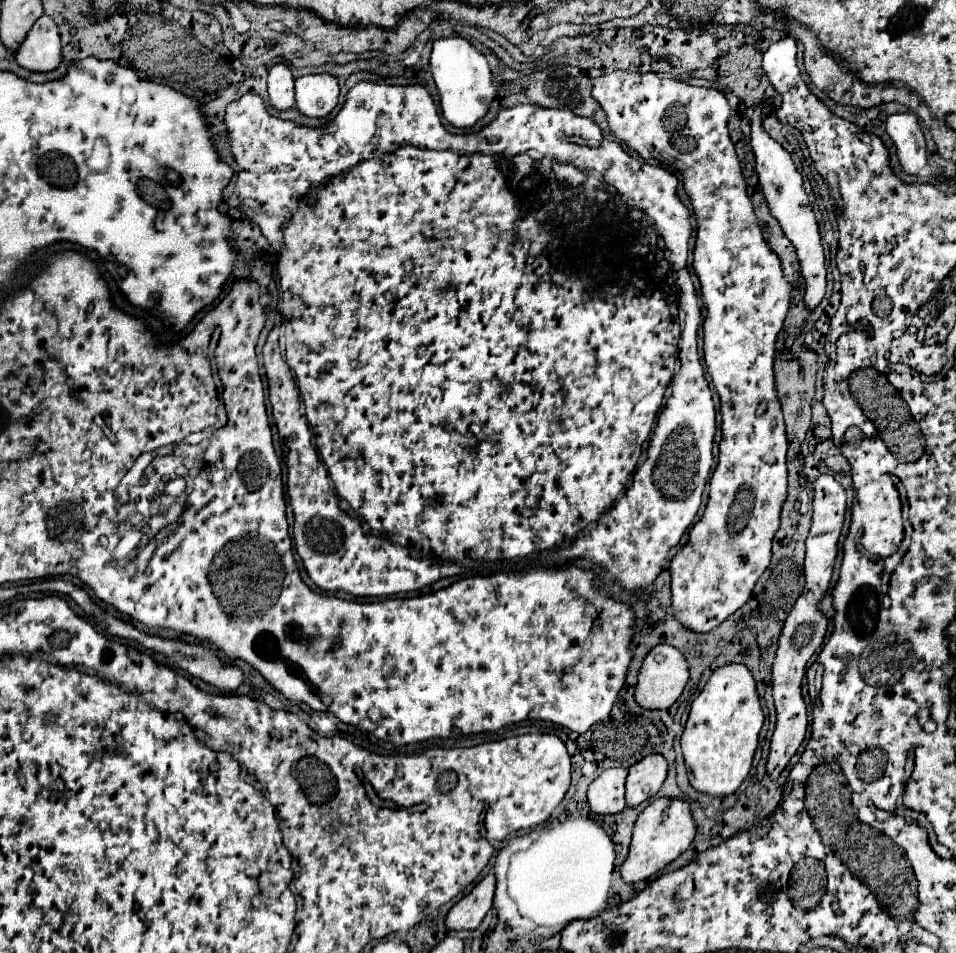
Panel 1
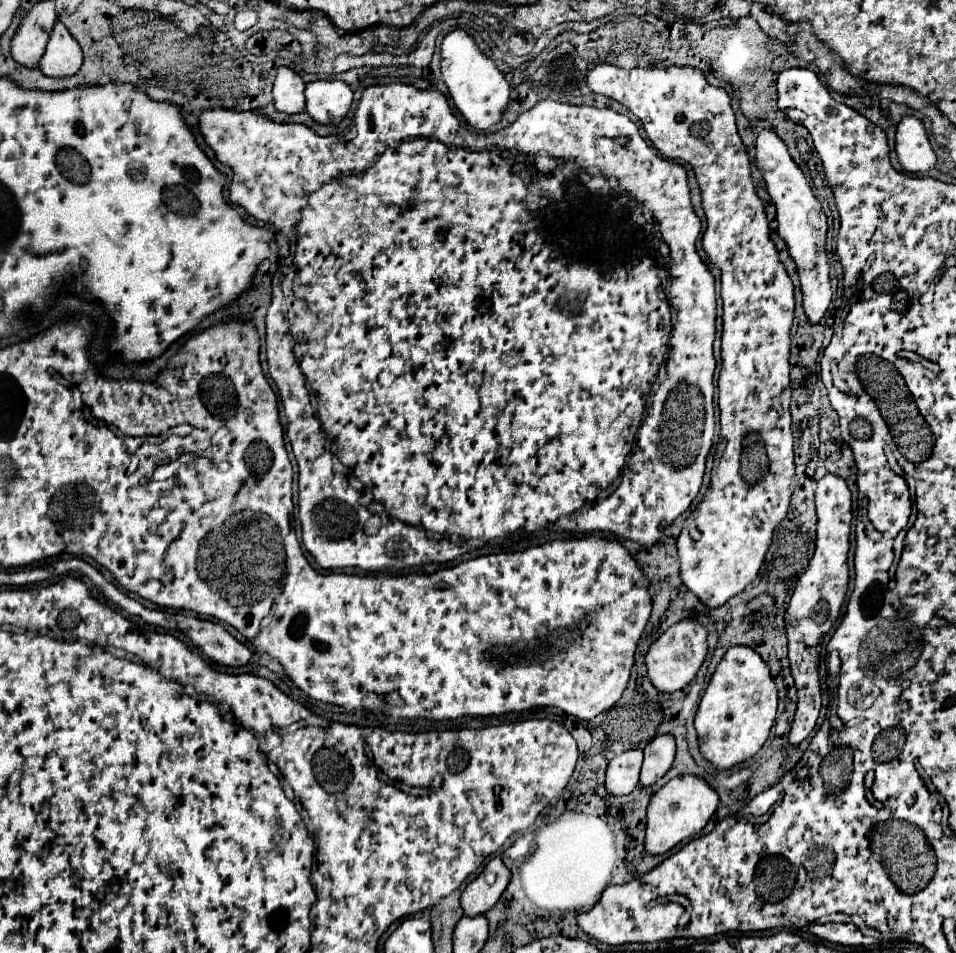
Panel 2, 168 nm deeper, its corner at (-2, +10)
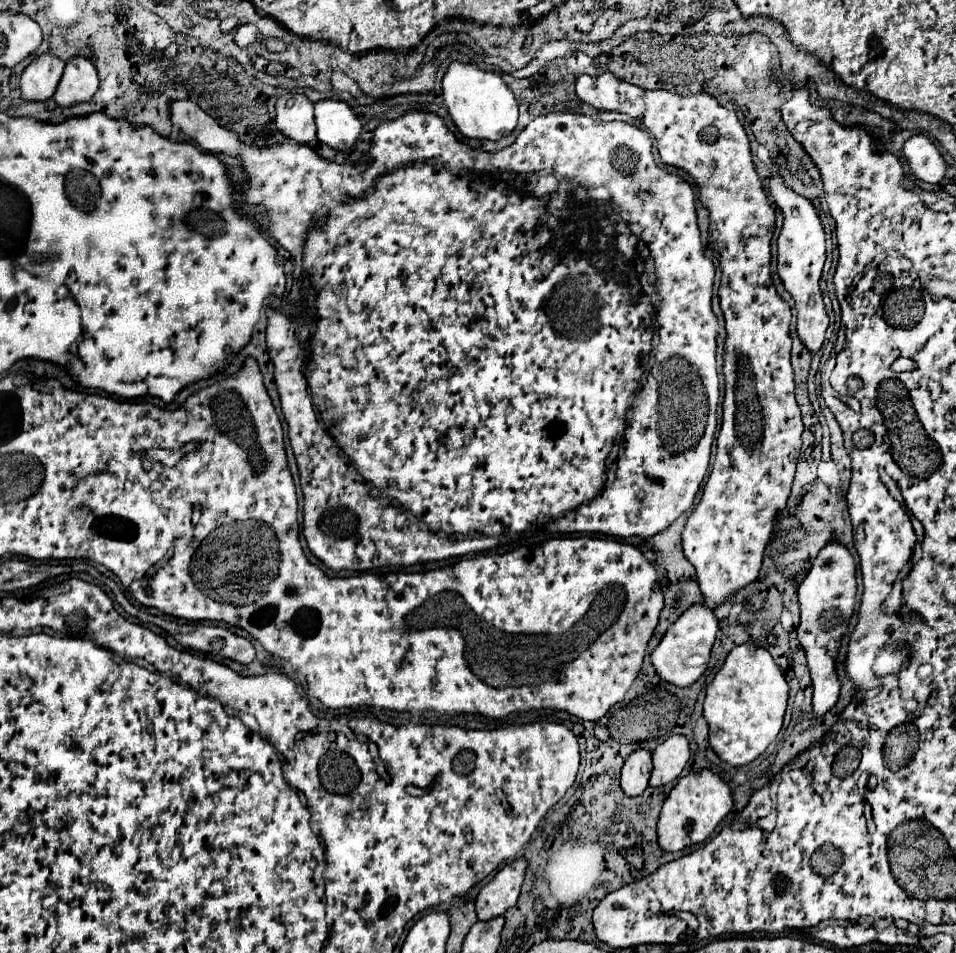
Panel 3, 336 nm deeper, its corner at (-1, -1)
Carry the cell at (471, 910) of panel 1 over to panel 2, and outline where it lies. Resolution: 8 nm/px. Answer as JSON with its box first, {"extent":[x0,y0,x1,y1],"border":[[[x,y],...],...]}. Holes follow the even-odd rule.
{"extent":[462,857,512,917],"border":[[[494,857],[488,861],[488,865],[484,867],[484,871],[464,889],[462,893],[462,909],[466,915],[474,917],[474,915],[482,915],[486,911],[490,911],[500,895],[504,893],[504,889],[508,887],[512,879],[510,869],[504,865],[502,857]]]}

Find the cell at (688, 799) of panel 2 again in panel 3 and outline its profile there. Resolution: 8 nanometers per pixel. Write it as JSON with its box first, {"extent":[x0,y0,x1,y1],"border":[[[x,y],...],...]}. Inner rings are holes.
{"extent":[657,770,733,852],"border":[[[709,770],[701,772],[689,772],[685,778],[679,778],[679,782],[669,792],[667,800],[663,802],[659,820],[657,820],[657,842],[663,852],[679,852],[687,846],[703,842],[717,824],[727,816],[727,812],[733,808],[733,798],[729,792],[729,786]]]}

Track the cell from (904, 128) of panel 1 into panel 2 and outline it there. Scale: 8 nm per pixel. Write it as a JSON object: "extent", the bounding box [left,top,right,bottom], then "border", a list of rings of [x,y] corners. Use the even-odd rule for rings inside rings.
{"extent":[896,117,936,173],"border":[[[904,117],[896,131],[896,153],[908,173],[924,173],[936,167],[928,133],[920,119]]]}

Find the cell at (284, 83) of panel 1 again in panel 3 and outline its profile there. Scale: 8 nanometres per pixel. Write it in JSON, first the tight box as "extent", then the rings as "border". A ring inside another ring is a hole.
{"extent":[275,92,315,144],"border":[[[287,92],[277,98],[275,124],[291,140],[307,144],[315,140],[313,102],[305,94]]]}

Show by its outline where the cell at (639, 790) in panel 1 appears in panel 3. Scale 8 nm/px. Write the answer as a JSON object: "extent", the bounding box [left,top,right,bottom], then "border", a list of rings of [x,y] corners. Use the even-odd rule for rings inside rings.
{"extent":[649,736,689,788],"border":[[[671,736],[659,744],[653,752],[653,770],[649,778],[651,788],[661,788],[663,784],[675,780],[685,764],[689,762],[689,742],[685,736]]]}

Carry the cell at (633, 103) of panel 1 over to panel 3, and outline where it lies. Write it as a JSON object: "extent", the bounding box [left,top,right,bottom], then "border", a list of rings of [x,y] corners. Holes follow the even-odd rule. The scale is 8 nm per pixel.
{"extent":[575,72,801,608],"border":[[[611,72],[601,76],[579,76],[575,94],[597,110],[615,110],[631,118],[637,118],[653,136],[663,164],[683,168],[699,186],[699,200],[709,210],[709,234],[711,248],[719,256],[721,266],[721,310],[725,316],[725,400],[723,400],[723,424],[717,438],[717,458],[703,496],[697,508],[691,512],[683,530],[685,558],[695,566],[697,582],[703,592],[705,604],[717,608],[747,588],[759,574],[765,546],[769,542],[773,522],[785,508],[791,494],[791,482],[795,464],[801,452],[801,412],[795,402],[793,370],[789,362],[791,352],[791,308],[777,294],[771,280],[771,236],[775,228],[775,210],[769,206],[761,180],[753,168],[749,140],[733,110],[723,108],[707,92],[697,96],[681,96],[665,90],[643,90],[635,84],[619,80]]]}

